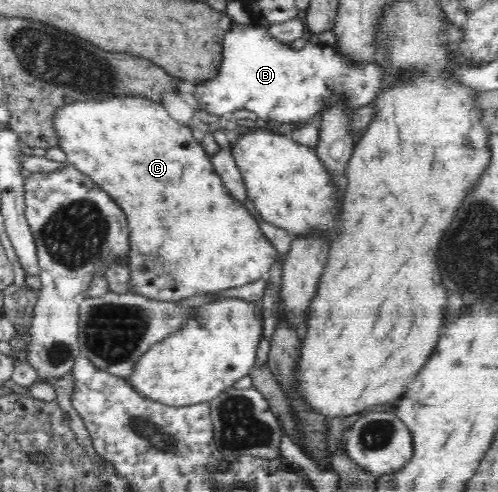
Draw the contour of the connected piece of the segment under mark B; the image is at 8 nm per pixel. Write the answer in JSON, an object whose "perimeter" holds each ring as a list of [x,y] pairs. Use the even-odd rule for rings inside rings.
{"perimeter":[[[231,22],[234,26],[230,26],[232,30],[224,36],[224,50],[222,50],[222,56],[219,60],[219,66],[217,67],[217,73],[208,79],[204,79],[203,82],[198,82],[198,86],[196,86],[196,90],[200,90],[202,92],[202,102],[204,104],[200,104],[200,108],[209,112],[210,114],[218,115],[218,116],[228,116],[233,113],[235,110],[250,110],[255,112],[257,116],[260,116],[260,121],[268,118],[268,120],[276,120],[278,124],[282,124],[284,122],[302,122],[302,120],[308,120],[310,116],[314,116],[314,114],[318,114],[328,102],[330,102],[330,88],[332,88],[332,92],[344,92],[346,96],[348,96],[348,100],[350,100],[350,104],[356,107],[366,106],[367,104],[371,104],[371,100],[375,98],[377,92],[380,89],[383,89],[383,82],[381,82],[381,78],[383,77],[383,68],[379,68],[378,64],[374,62],[361,62],[352,61],[348,57],[348,55],[341,54],[340,51],[336,51],[335,47],[332,45],[324,45],[324,48],[320,48],[320,44],[318,46],[312,46],[309,42],[302,48],[302,50],[292,50],[290,48],[290,44],[282,44],[282,42],[278,41],[278,38],[272,37],[272,34],[268,31],[267,27],[262,27],[261,25],[252,23],[249,25],[240,25],[235,22]]]}

